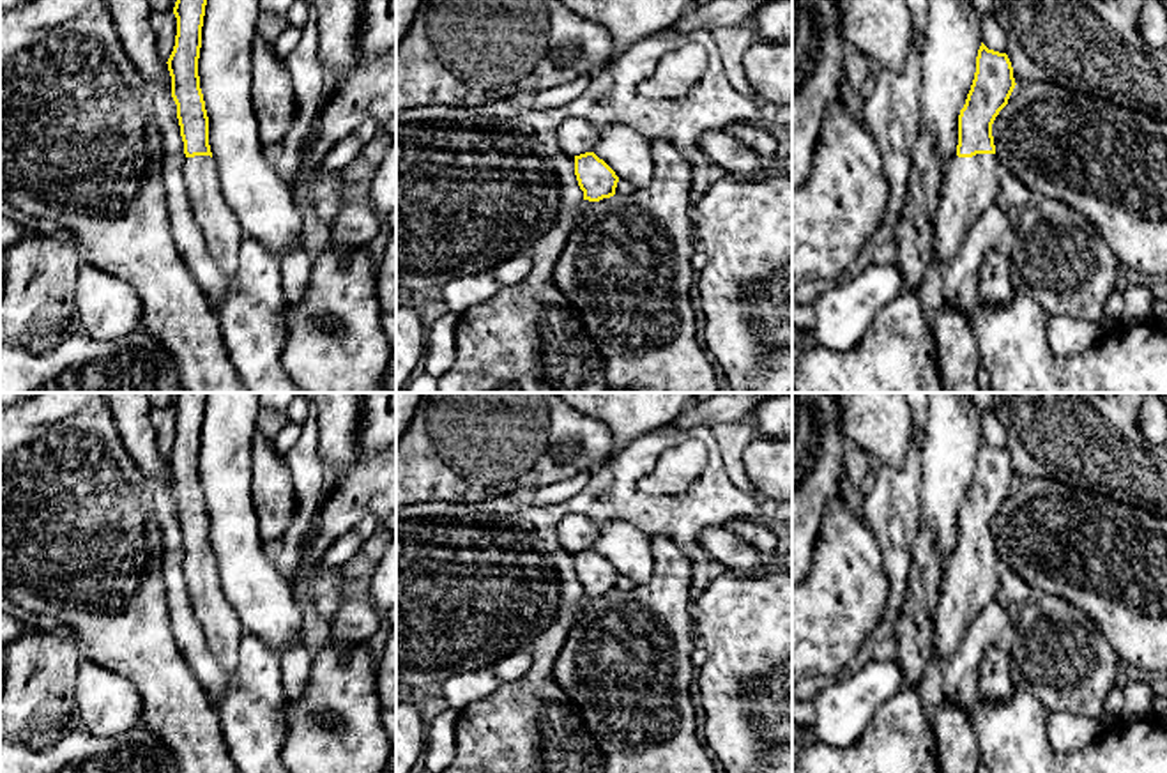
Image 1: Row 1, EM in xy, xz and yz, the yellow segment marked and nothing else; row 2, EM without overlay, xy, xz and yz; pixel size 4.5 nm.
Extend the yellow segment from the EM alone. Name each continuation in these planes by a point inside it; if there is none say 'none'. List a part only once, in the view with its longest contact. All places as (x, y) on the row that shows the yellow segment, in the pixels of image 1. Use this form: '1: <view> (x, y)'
1: yz (969, 184)

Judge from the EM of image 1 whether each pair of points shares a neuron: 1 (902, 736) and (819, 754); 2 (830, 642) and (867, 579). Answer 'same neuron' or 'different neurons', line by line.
1: same neuron
2: same neuron

